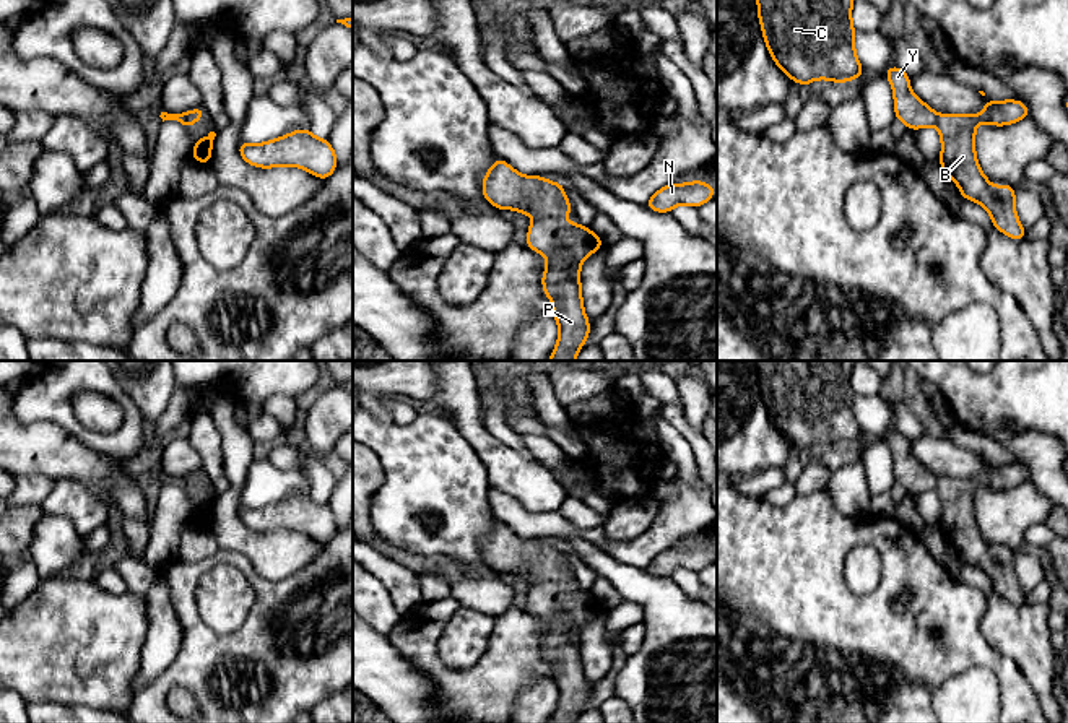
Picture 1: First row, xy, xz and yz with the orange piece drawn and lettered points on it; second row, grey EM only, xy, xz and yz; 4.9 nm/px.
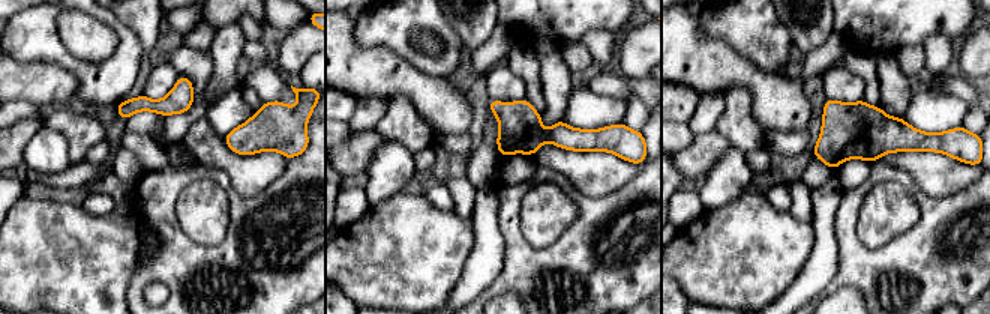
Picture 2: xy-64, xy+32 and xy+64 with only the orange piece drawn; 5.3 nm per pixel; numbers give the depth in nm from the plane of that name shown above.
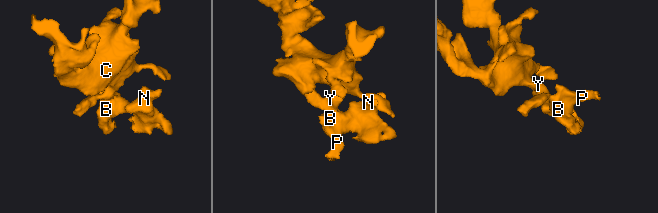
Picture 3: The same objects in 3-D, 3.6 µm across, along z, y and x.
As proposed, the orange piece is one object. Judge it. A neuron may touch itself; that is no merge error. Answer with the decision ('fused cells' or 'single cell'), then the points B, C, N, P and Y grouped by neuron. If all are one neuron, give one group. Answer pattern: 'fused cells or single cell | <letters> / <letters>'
single cell | B C N P Y

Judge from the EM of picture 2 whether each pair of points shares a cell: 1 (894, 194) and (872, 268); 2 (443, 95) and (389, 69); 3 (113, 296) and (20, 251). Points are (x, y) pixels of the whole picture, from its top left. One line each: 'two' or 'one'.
1: two
2: one
3: one

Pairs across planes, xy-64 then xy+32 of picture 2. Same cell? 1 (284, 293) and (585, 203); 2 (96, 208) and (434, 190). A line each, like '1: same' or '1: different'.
1: same
2: same

